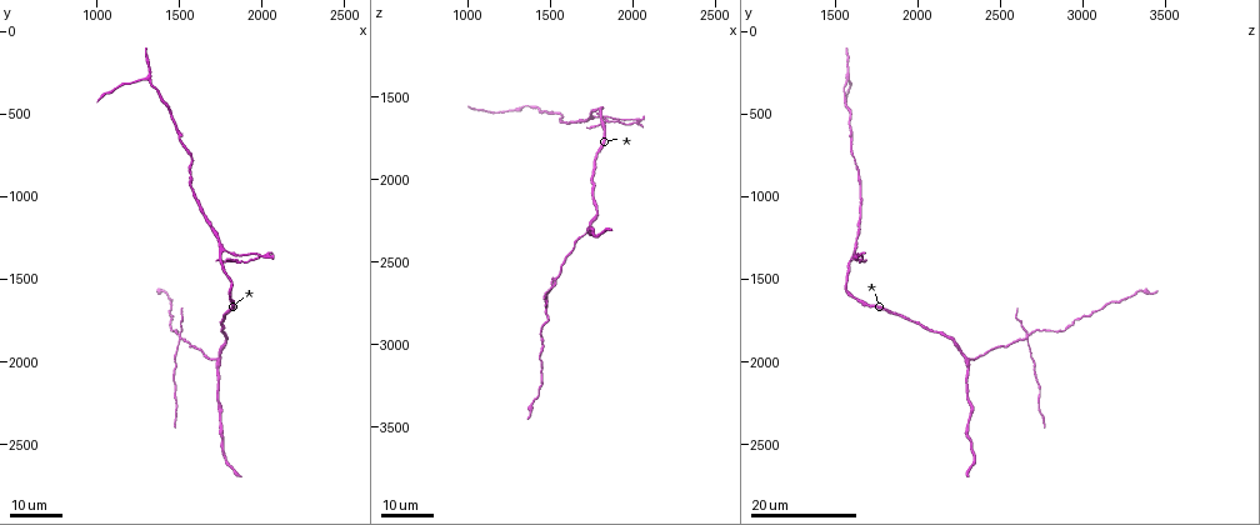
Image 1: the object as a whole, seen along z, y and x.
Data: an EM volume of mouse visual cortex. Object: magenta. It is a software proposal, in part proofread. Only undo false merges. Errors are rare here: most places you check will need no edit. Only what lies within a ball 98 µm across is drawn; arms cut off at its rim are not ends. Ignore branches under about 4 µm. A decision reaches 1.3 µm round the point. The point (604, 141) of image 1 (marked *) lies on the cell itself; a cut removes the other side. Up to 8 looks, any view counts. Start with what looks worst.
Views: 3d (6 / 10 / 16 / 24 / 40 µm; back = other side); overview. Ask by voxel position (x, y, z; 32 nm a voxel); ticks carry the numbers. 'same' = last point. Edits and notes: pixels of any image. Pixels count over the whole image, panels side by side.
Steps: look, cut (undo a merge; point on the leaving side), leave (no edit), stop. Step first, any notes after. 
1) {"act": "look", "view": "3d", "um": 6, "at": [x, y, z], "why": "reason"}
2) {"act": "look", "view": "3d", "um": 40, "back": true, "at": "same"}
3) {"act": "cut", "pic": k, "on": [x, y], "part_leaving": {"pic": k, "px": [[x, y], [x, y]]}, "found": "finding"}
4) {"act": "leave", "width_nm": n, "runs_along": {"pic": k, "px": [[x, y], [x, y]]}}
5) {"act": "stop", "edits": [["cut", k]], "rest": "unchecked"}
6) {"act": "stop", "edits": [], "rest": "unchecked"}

{"act": "look", "view": "3d", "um": 24, "at": [2040, 1360, 1620], "why": "four arms meet"}

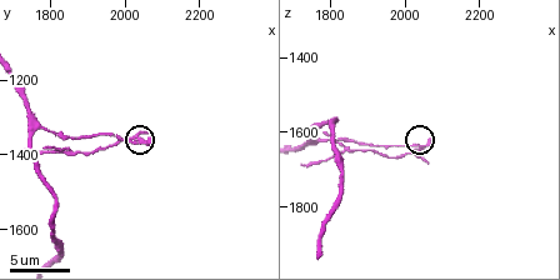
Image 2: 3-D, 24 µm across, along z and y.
{"act": "look", "view": "3d", "um": 6, "at": [2020, 1360, 1640]}

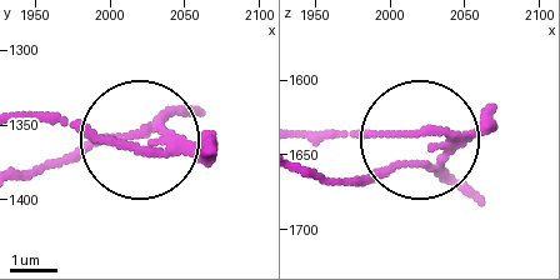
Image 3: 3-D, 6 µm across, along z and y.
{"act": "cut", "pic": 3, "on": [203, 113], "arms": 4, "found": "a second cell is stuck on"}

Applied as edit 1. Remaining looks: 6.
{"act": "look", "view": "overview"}

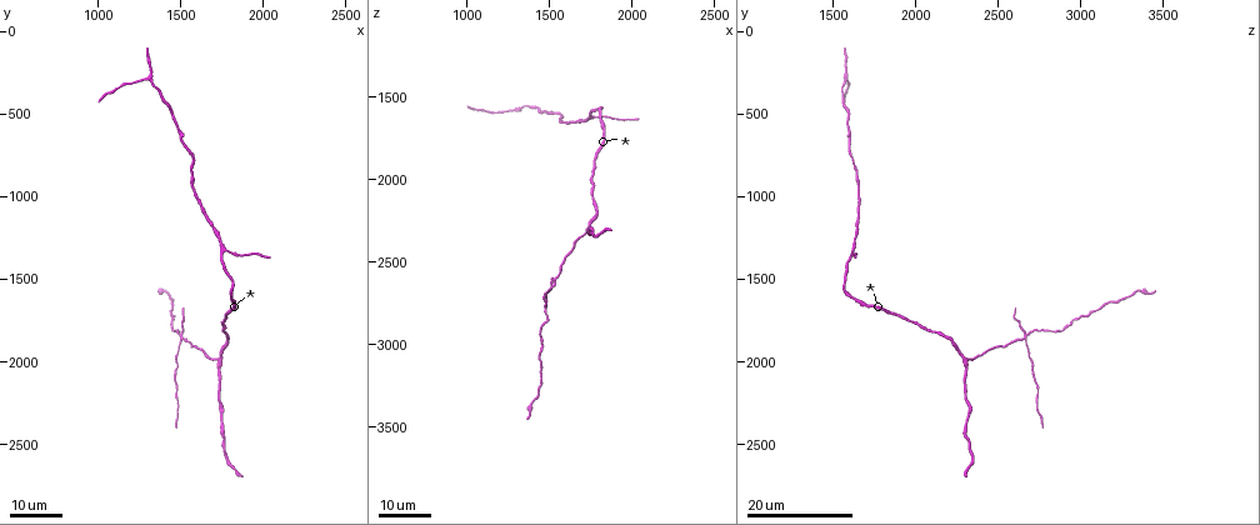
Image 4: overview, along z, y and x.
{"act": "look", "view": "3d", "um": 24, "at": [1500, 1840, 2680], "why": "four-way junction"}

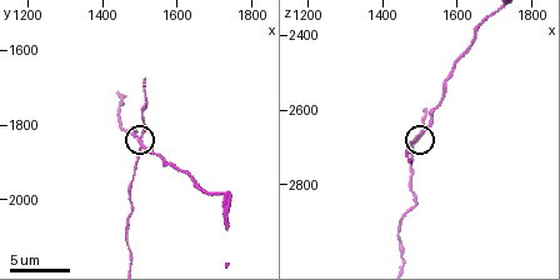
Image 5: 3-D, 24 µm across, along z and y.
{"act": "look", "view": "3d", "um": 6, "at": [1510, 1860, 2660]}

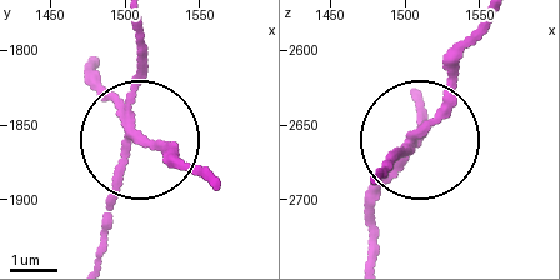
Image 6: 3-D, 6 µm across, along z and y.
{"act": "cut", "pic": 6, "on": [110, 196], "width_nm": 160, "part_leaving": {"pic": 6, "px": [[130, 131], [99, 259]]}, "found": "a second cell is stuck on"}

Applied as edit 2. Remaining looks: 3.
{"act": "look", "view": "overview"}

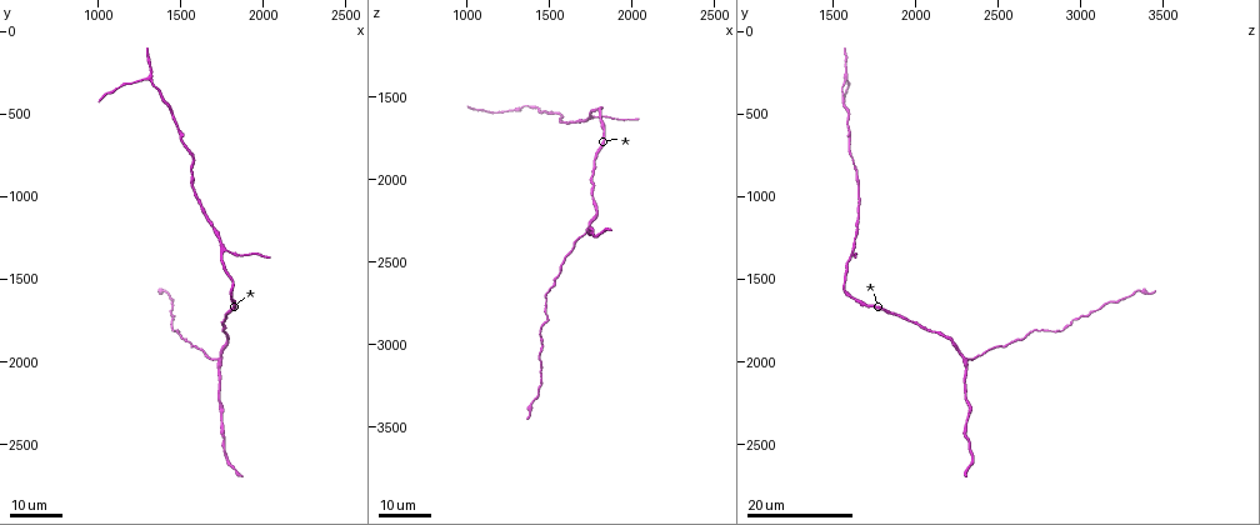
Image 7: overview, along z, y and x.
{"act": "look", "view": "3d", "um": 16, "at": [1300, 280, 1600]}

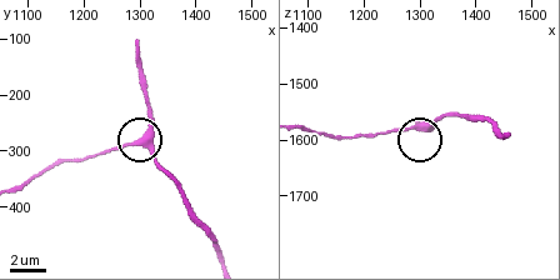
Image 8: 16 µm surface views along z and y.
{"act": "look", "view": "3d", "um": 10, "at": [1305, 280, 1580]}

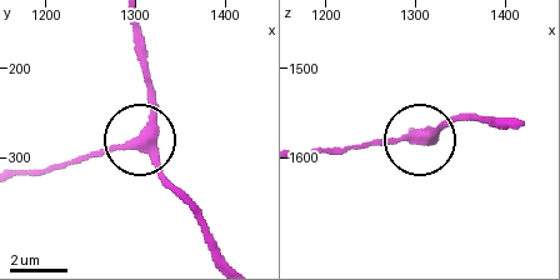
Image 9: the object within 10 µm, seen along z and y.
{"act": "leave", "width_nm": 350, "found": "one cell here"}

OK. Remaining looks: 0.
{"act": "stop", "edits": [["cut", 3], ["cut", 6]], "rest": "unchecked"}

